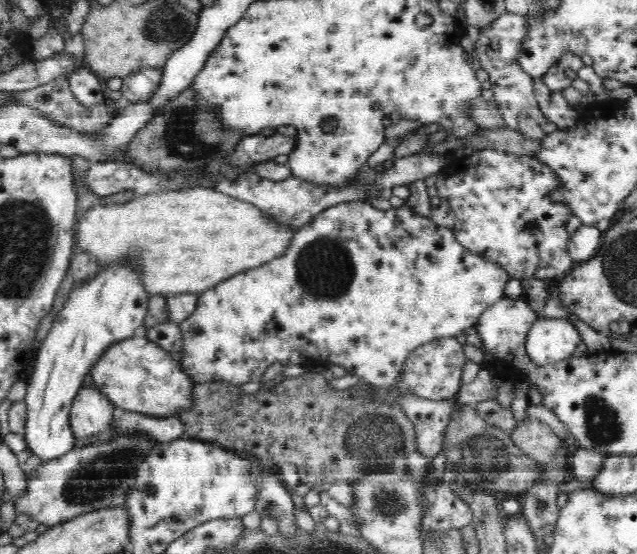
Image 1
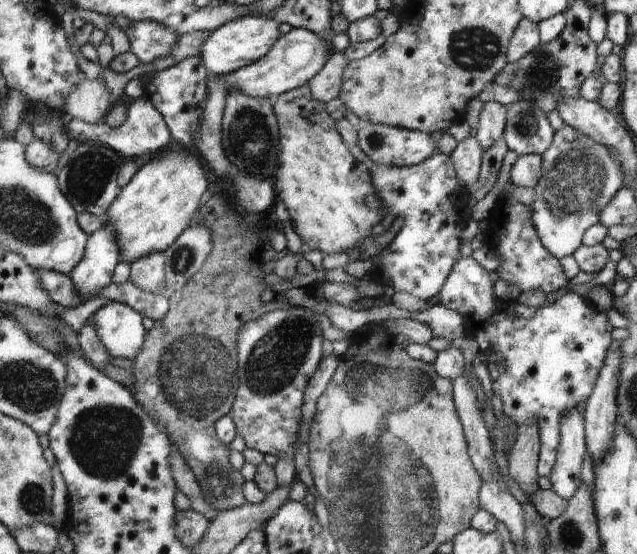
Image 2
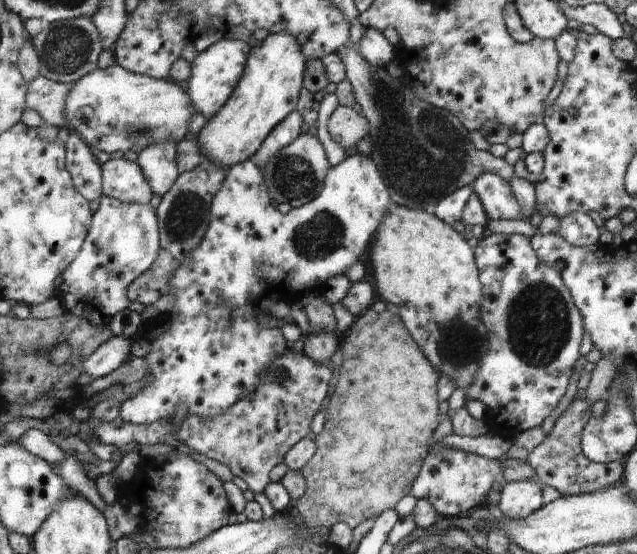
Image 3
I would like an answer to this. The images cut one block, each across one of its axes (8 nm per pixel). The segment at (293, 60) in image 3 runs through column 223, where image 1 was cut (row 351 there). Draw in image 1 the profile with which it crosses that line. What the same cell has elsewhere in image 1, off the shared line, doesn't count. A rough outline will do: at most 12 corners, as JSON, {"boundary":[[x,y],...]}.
{"boundary":[[141,333],[90,373],[117,408],[166,418],[194,407],[196,384]]}

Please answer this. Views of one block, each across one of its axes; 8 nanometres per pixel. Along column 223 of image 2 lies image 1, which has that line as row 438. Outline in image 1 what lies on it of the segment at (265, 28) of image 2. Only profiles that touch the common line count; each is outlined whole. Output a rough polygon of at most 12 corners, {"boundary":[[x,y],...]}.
{"boundary":[[132,264],[76,284],[27,382],[26,448],[75,446],[84,378],[139,334],[149,296]]}

